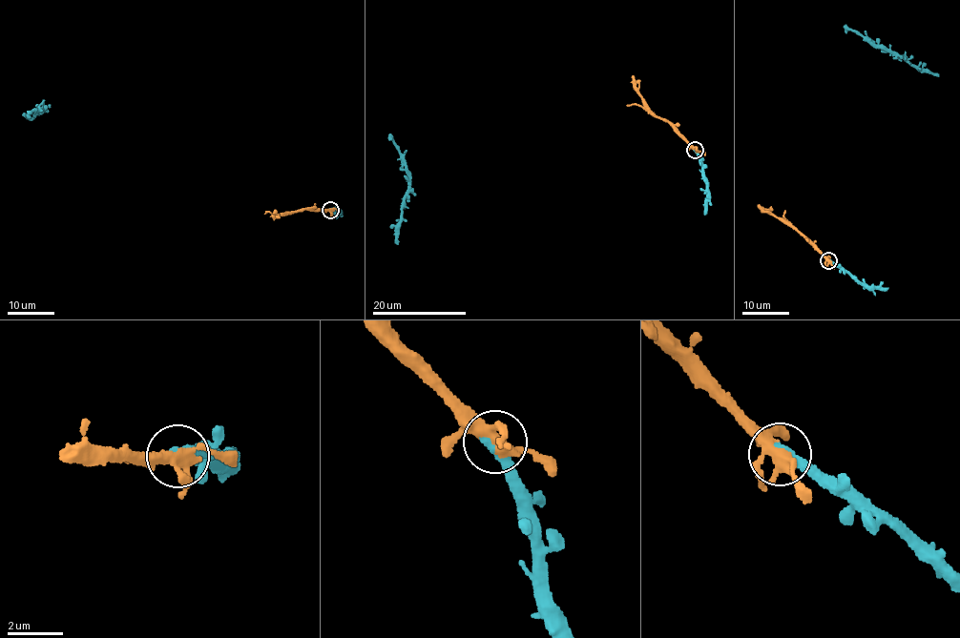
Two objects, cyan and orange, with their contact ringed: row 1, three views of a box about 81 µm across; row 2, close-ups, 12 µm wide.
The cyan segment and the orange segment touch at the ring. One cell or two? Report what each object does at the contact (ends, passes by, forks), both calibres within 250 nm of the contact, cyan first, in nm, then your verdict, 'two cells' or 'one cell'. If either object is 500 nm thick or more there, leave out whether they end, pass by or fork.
cyan ends | orange forks | 420/360 nm | one cell

